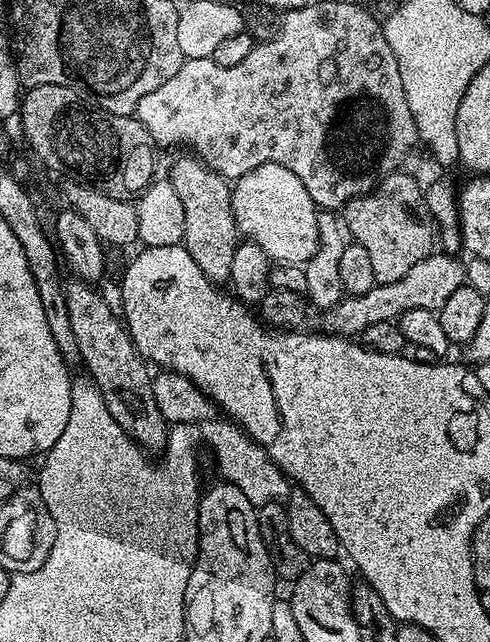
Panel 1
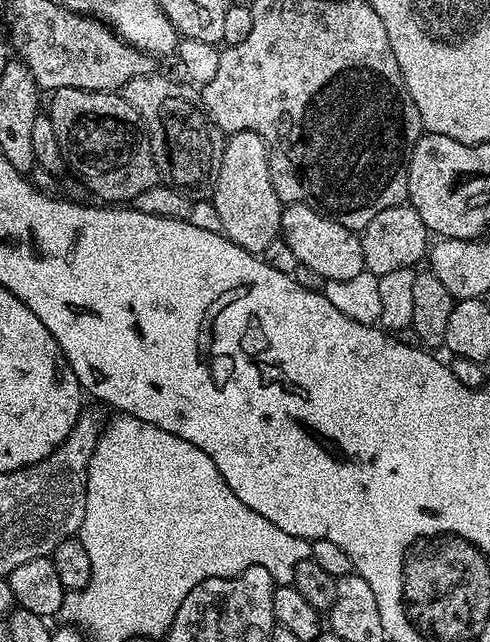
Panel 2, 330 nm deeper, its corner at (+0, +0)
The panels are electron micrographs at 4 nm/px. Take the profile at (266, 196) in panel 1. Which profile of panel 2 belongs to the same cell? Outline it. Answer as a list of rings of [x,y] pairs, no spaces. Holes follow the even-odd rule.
[[[307,202],[289,204],[281,211],[280,236],[294,250],[294,258],[301,266],[322,274],[324,280],[354,278],[354,274],[365,271],[359,235]]]

